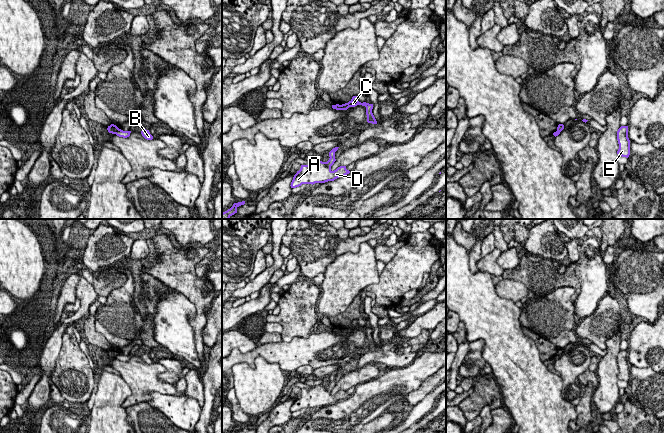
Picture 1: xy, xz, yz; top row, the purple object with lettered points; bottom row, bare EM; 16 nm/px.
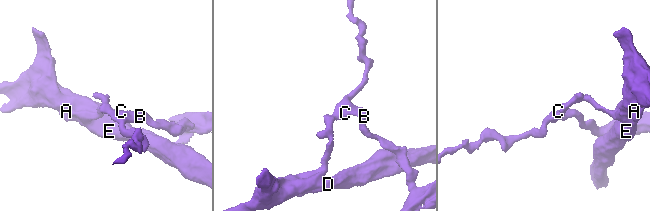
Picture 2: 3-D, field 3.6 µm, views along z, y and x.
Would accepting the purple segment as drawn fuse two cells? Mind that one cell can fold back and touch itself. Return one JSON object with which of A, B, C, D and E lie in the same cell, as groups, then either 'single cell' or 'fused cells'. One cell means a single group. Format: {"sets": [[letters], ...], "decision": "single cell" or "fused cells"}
{"sets": [["A", "D", "E"], ["B", "C"]], "decision": "fused cells"}

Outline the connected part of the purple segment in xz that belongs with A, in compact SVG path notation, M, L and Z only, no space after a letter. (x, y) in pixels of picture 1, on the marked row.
M339 147L333 148L329 152L329 160L327 162L317 161L312 162L310 165L301 165L301 168L294 175L291 182L291 188L296 188L302 184L315 184L325 183L328 181L334 181L339 177L343 177L350 173L346 169L346 166L340 166L336 170L332 171L331 166L336 161L335 152Z

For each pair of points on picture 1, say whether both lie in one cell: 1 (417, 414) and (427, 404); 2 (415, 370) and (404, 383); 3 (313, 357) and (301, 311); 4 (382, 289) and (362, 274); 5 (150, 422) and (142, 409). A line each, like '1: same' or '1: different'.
1: same
2: same
3: different
4: different
5: same

